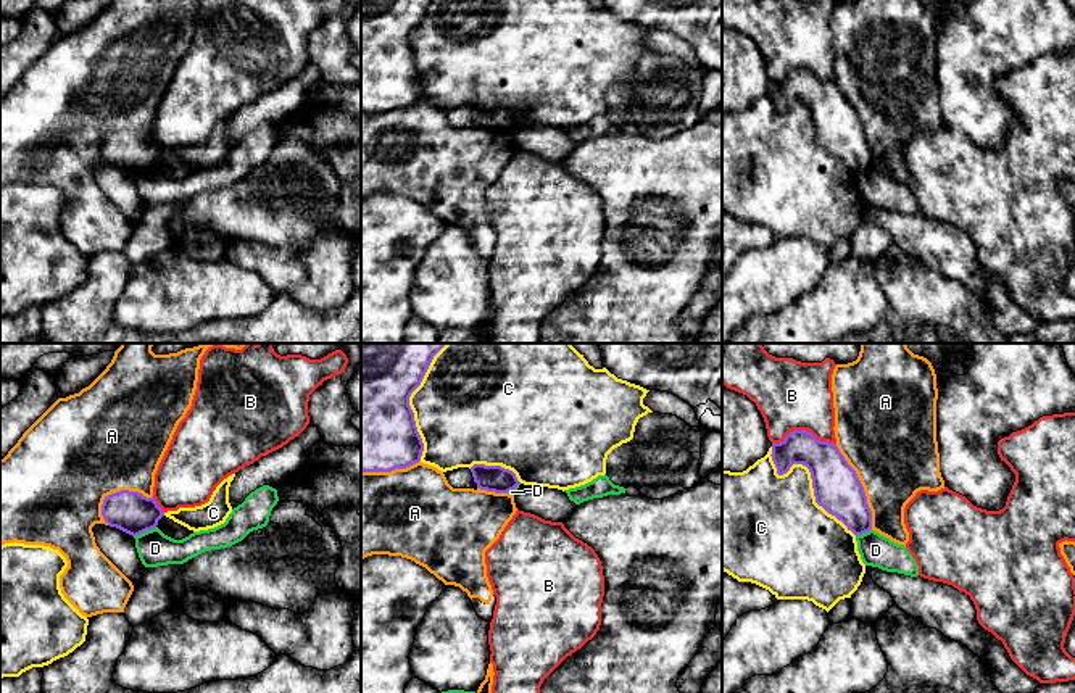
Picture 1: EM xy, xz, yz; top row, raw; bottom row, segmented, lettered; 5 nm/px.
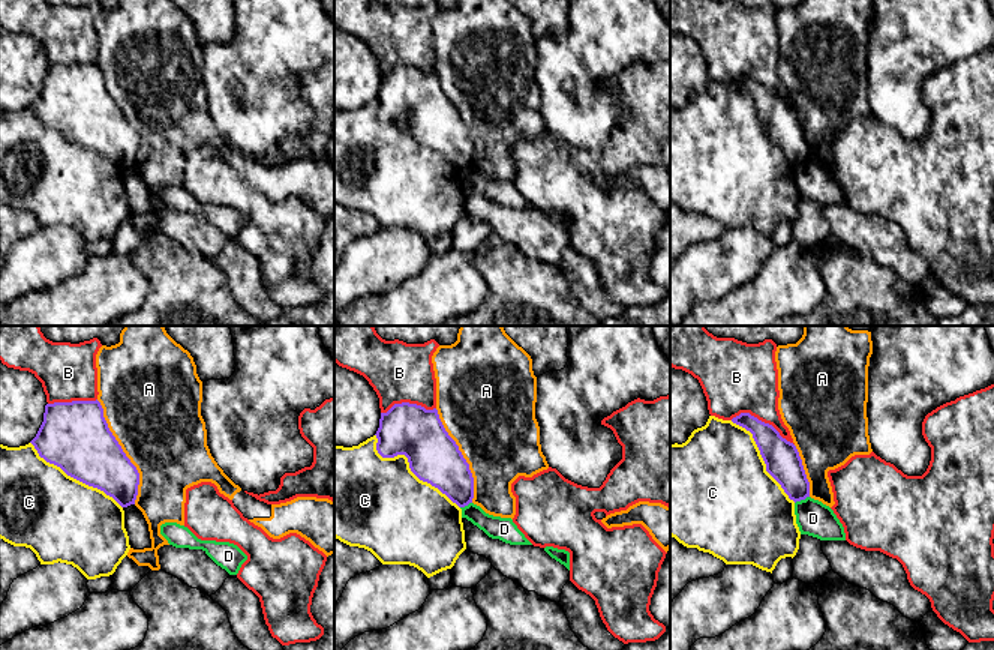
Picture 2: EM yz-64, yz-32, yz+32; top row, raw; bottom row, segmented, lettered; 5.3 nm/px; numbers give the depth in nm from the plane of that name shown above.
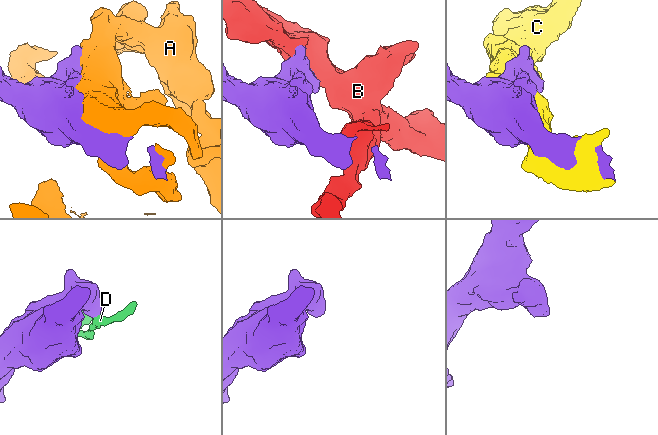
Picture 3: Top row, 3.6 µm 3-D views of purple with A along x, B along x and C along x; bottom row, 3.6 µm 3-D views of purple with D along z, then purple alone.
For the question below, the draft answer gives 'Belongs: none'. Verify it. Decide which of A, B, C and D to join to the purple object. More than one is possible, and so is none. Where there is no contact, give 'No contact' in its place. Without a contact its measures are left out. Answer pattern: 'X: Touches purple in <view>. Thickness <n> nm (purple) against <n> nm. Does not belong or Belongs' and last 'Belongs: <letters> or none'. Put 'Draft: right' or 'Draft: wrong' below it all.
A: Touches purple in yz. Thickness 240 nm (purple) against 440 nm. Does not belong
B: Touches purple in yz. Thickness 200 nm (purple) against 340 nm. Does not belong
C: Touches purple in yz. Thickness 240 nm (purple) against 400 nm. Does not belong
D: Touches purple in xy. Thickness 200 nm (purple) against 170 nm. Does not belong
Belongs: none
Draft: right

